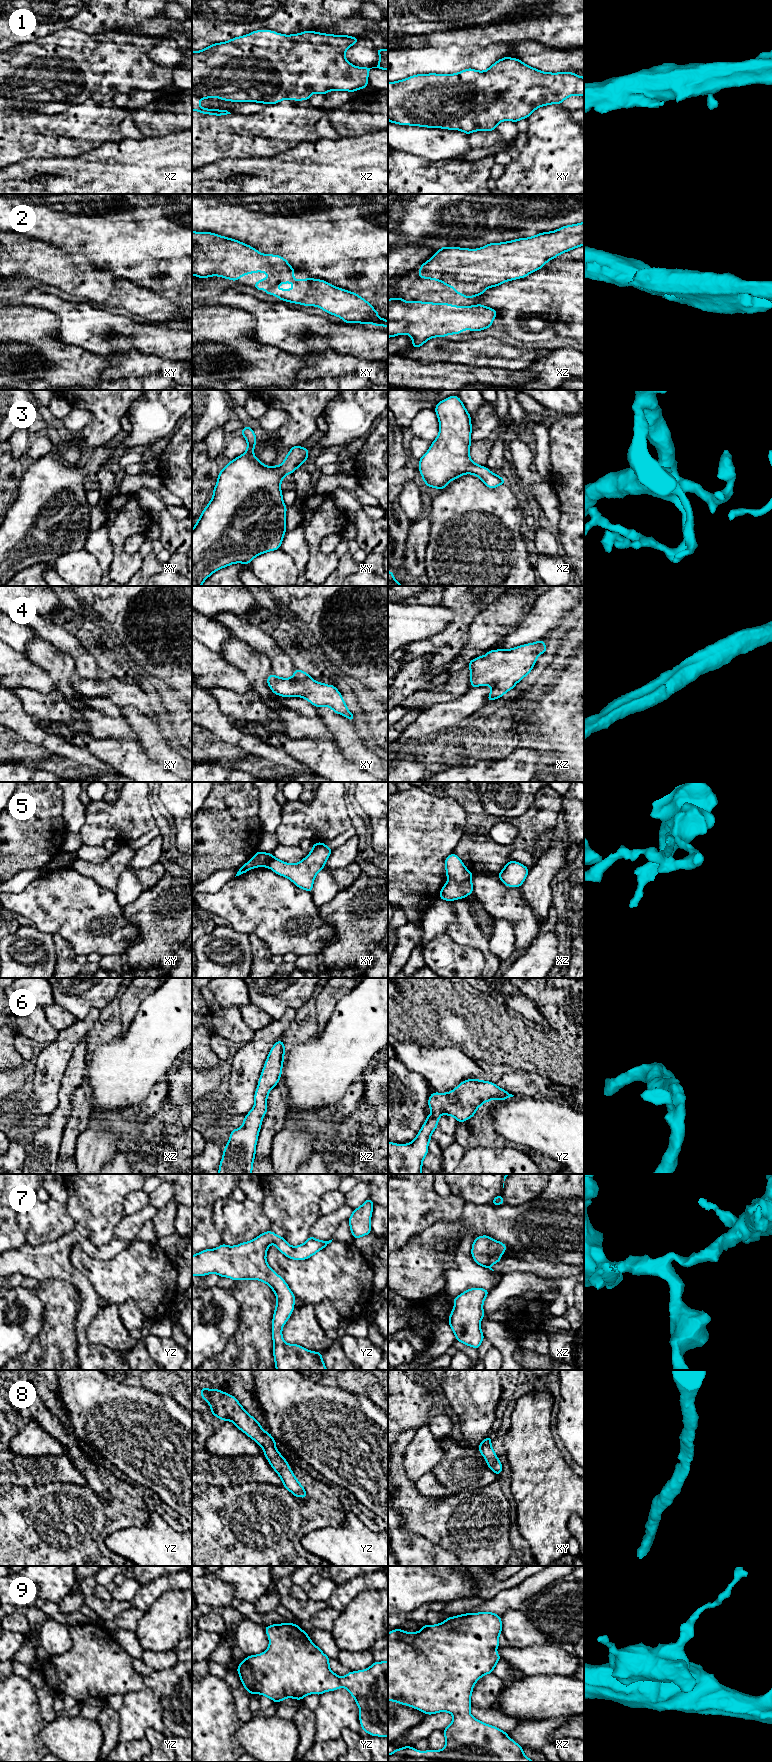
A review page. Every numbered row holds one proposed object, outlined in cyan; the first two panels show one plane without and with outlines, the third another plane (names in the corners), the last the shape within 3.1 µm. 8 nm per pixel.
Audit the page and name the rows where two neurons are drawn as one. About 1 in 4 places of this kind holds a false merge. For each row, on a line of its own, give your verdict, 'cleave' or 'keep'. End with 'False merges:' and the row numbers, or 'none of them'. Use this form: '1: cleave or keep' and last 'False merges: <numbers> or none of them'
1: keep
2: keep
3: keep
4: keep
5: cleave
6: keep
7: keep
8: keep
9: keep
False merges: 5

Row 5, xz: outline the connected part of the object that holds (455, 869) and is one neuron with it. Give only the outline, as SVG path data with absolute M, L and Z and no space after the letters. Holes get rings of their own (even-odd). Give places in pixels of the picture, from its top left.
M451 853L444 862L446 868L446 876L450 880L462 882L471 879L473 876L473 873L470 872L463 864L461 858L459 858L454 853Z

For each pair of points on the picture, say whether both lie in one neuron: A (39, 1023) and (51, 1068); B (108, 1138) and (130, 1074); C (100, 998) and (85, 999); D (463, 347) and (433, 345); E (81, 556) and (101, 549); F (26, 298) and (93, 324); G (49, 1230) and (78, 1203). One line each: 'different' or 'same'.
A: different
B: different
C: same
D: same
E: different
F: same
G: different

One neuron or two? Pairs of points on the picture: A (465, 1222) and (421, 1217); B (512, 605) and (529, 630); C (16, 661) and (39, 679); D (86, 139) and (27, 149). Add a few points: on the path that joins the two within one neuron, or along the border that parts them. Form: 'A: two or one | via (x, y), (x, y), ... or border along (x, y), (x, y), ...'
A: two | border along (466, 1203), (457, 1220), (432, 1225)
B: two | border along (538, 596), (529, 609)
C: one | via (22, 667), (33, 677)
D: one | via (71, 140), (42, 141)

